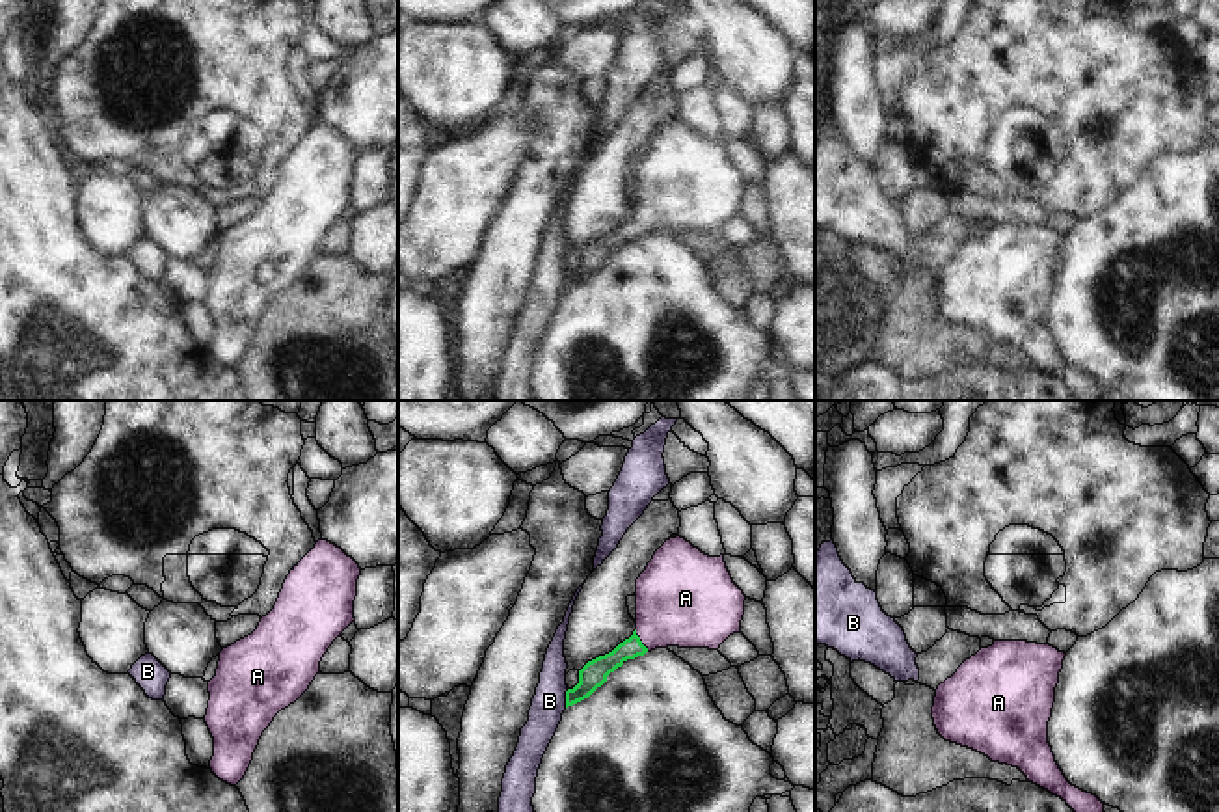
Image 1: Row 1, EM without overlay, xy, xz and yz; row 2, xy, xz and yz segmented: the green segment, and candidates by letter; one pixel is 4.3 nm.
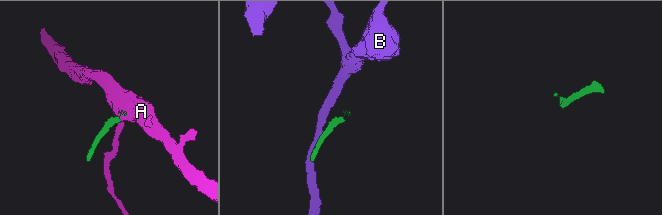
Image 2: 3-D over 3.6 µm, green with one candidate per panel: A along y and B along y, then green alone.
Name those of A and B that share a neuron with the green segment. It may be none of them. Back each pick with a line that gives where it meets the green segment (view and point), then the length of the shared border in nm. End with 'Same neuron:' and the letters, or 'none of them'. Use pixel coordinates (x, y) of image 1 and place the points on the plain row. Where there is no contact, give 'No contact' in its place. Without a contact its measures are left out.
A: Touches green at xz (641, 224). Shared border 110 nm
Same neuron: A

